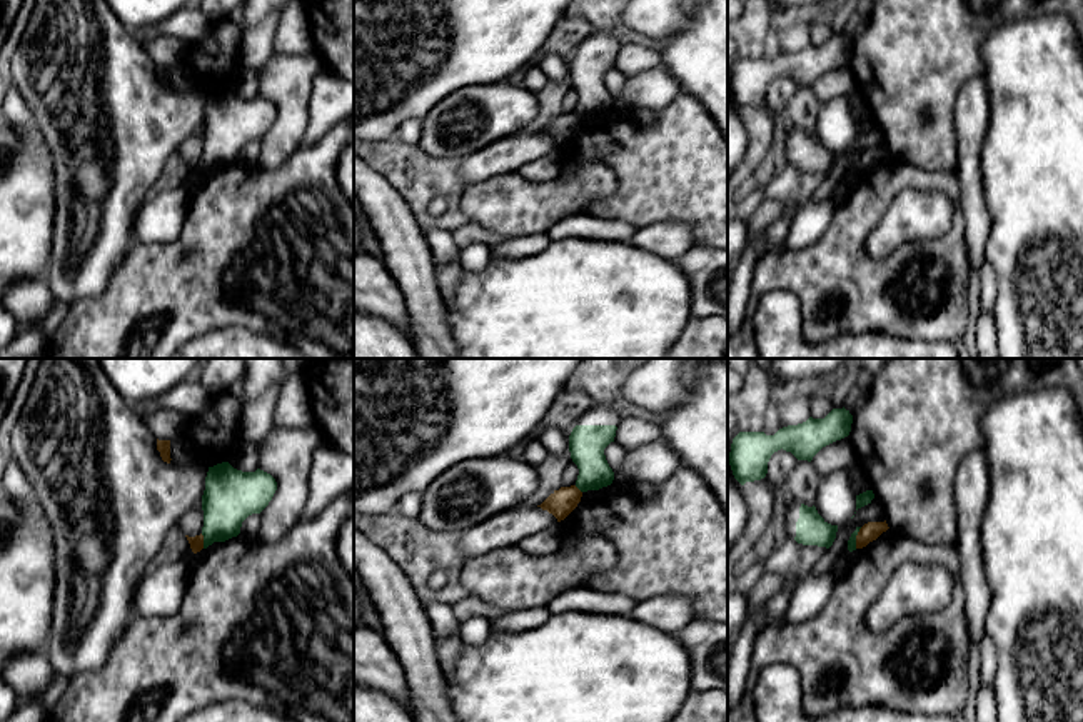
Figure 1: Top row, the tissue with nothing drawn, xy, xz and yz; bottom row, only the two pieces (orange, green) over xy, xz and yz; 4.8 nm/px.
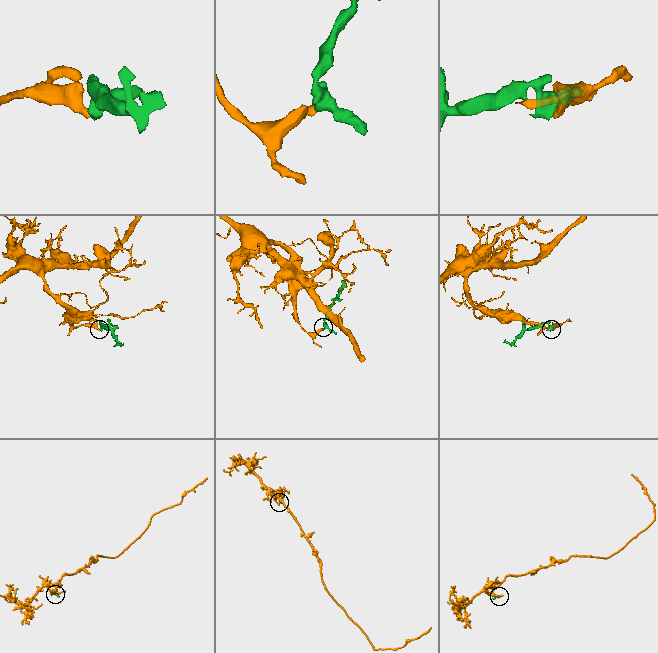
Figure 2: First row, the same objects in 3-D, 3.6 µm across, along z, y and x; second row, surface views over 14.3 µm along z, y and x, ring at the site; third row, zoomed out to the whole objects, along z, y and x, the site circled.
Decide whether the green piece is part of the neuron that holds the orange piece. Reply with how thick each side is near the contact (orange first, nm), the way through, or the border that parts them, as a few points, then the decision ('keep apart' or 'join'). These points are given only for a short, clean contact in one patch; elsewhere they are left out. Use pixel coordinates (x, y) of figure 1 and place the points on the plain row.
70 nm thick on the orange side, 260 nm on the other; border along xy (201, 160), (204, 174); keep apart

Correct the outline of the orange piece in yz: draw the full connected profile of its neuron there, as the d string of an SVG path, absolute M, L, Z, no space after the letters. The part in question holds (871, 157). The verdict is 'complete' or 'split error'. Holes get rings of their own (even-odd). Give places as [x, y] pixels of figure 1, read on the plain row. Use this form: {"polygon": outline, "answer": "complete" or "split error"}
{"polygon": "M868 148L864 150L856 162L856 175L866 173L869 168L876 167L889 153L884 148Z", "answer": "complete"}

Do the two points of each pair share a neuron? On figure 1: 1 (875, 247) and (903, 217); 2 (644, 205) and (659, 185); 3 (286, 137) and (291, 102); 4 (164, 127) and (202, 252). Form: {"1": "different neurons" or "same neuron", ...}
{"1": "same neuron", "2": "same neuron", "3": "same neuron", "4": "different neurons"}

